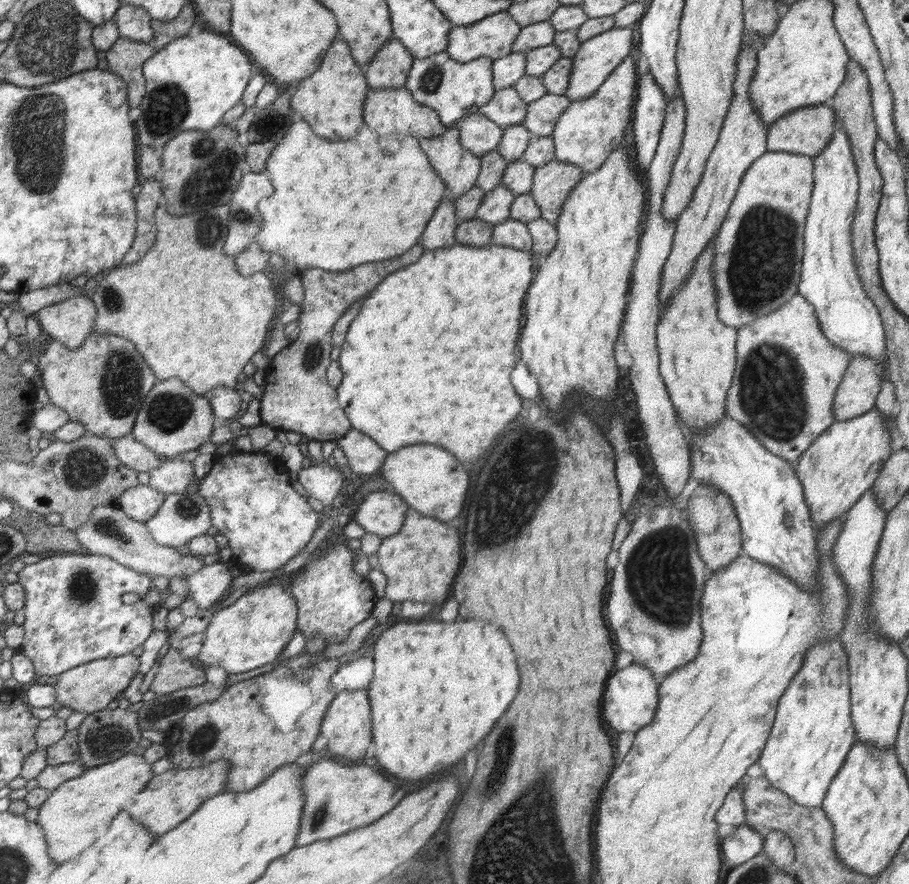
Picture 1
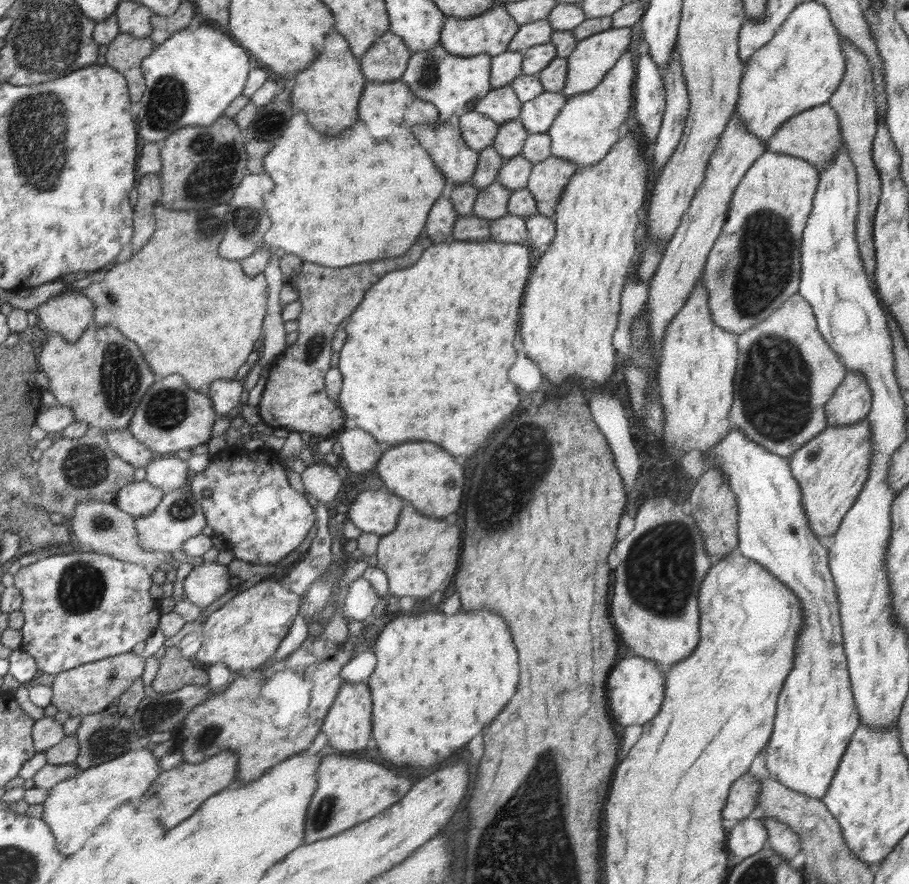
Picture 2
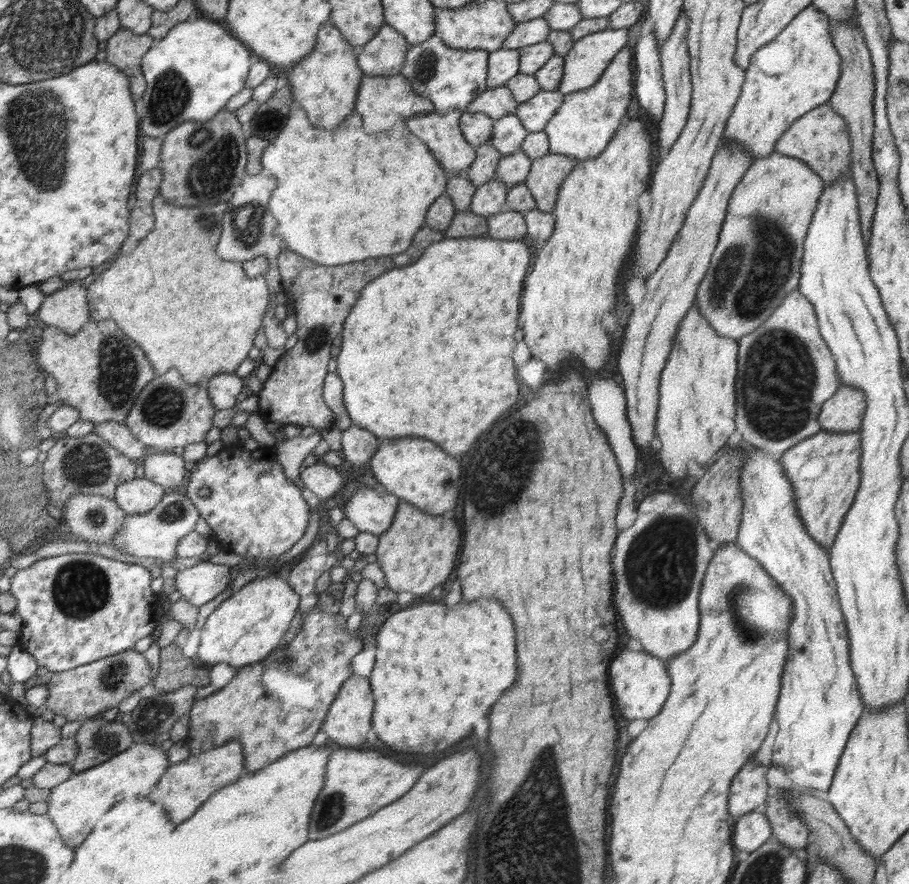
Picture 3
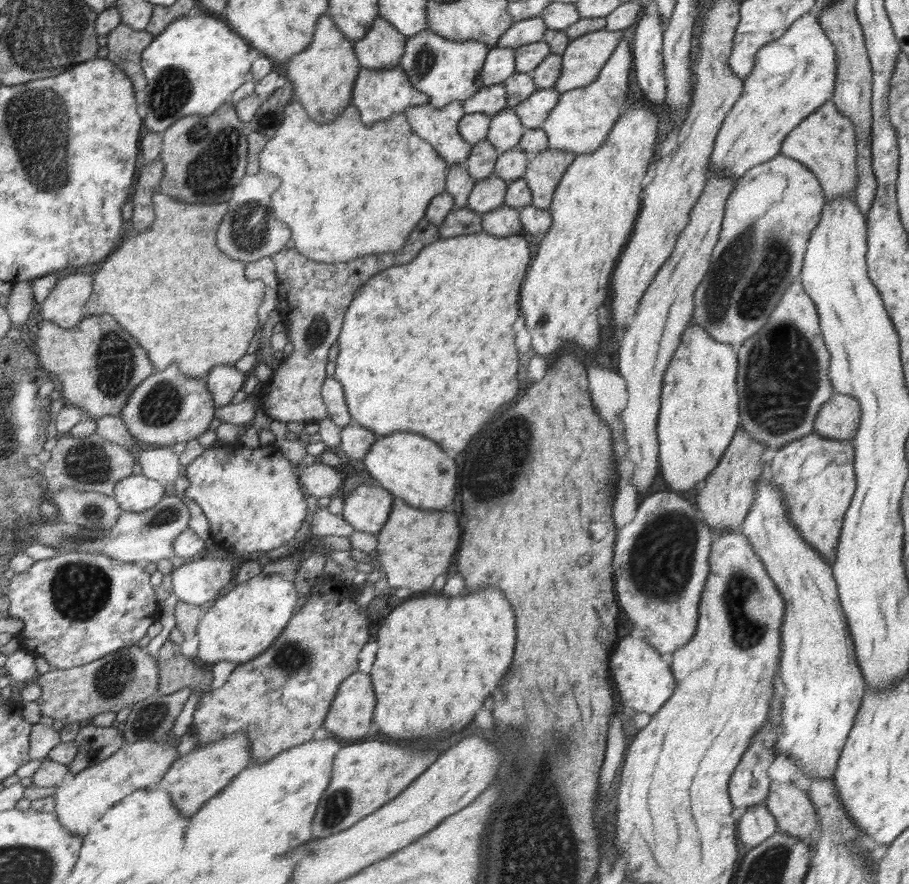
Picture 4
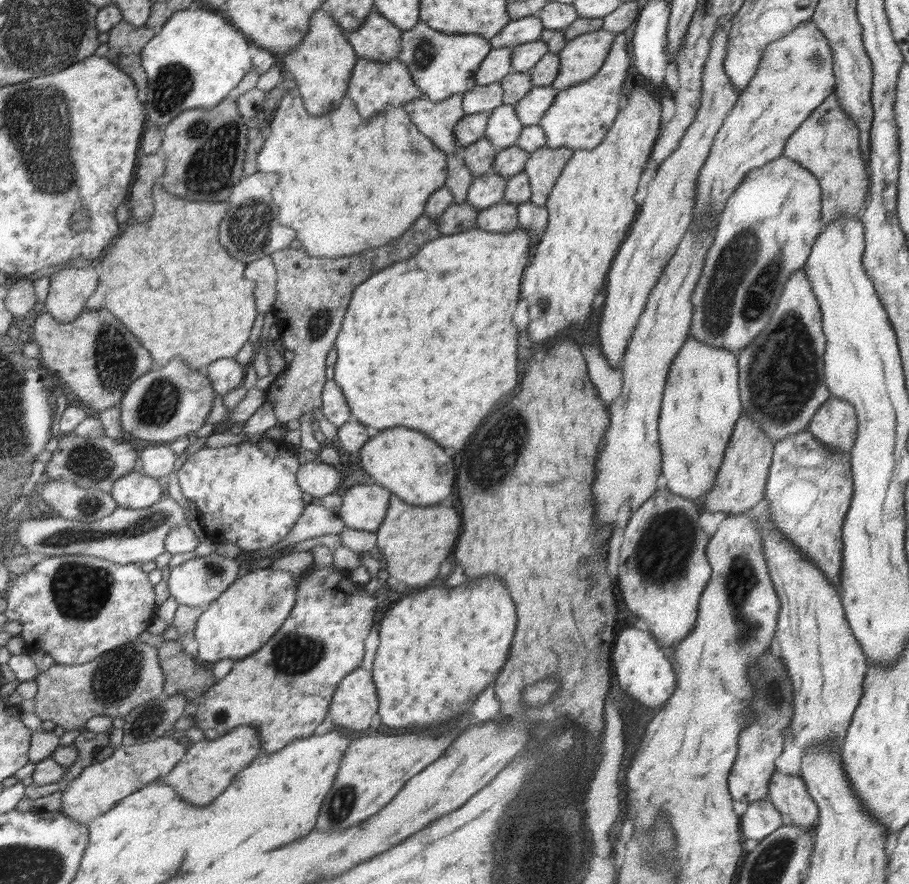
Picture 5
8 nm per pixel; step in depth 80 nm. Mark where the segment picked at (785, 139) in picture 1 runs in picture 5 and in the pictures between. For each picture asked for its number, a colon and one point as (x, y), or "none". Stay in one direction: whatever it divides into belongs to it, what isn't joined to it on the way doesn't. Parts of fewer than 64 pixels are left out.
2: (814, 135)
3: (820, 138)
4: (825, 142)
5: (827, 143)

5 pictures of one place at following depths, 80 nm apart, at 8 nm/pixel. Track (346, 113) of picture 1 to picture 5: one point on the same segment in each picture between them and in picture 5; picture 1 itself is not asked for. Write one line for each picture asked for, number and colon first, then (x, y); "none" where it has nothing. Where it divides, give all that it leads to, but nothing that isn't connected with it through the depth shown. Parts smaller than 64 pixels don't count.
2: (329, 92)
3: (325, 84)
4: (324, 75)
5: (321, 65)

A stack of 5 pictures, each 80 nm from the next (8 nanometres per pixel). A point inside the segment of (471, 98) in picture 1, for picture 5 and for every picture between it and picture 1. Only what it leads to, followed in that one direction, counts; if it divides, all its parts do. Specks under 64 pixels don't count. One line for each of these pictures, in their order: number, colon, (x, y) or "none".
2: (455, 84)
3: (451, 78)
4: (448, 71)
5: (443, 64)

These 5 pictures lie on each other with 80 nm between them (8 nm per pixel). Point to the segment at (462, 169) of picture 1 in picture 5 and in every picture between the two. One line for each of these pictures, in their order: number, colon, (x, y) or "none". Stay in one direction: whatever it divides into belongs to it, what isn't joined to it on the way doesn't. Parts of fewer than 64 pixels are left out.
2: (443, 140)
3: (442, 132)
4: (440, 126)
5: (438, 120)

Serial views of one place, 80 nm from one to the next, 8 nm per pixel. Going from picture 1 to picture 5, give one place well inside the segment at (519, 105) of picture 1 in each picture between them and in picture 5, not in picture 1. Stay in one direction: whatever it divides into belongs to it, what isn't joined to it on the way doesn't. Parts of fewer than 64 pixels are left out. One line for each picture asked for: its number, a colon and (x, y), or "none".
2: (502, 105)
3: (497, 102)
4: (491, 100)
5: (479, 99)

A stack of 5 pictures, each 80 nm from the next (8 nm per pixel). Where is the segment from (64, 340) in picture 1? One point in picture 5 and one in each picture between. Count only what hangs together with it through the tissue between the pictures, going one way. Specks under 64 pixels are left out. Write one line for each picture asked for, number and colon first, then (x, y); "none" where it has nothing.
2: (70, 315)
3: (68, 309)
4: (65, 306)
5: (70, 289)

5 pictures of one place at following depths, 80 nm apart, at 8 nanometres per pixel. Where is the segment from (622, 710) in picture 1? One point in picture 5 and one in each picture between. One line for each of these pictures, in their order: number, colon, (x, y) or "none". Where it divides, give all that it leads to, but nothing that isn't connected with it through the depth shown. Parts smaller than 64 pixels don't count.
2: (637, 685)
3: (641, 682)
4: (645, 682)
5: (642, 671)

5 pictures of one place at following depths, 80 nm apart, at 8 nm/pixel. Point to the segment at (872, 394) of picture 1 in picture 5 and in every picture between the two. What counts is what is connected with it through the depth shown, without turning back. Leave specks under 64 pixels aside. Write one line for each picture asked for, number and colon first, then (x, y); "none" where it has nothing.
2: (851, 402)
3: (843, 412)
4: (838, 419)
5: (835, 423)

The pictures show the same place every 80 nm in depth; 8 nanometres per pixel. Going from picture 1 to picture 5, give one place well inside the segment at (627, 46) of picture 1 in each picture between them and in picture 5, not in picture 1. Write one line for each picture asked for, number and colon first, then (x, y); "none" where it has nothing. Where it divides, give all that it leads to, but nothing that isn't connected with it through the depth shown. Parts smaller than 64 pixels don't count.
2: (586, 67)
3: (589, 56)
4: (584, 57)
5: (581, 58)

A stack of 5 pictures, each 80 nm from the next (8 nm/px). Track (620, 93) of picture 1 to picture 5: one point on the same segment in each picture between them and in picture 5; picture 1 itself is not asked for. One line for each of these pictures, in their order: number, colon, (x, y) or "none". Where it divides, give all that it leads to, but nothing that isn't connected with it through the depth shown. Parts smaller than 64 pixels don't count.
2: (585, 129)
3: (584, 123)
4: (580, 121)
5: (580, 116)

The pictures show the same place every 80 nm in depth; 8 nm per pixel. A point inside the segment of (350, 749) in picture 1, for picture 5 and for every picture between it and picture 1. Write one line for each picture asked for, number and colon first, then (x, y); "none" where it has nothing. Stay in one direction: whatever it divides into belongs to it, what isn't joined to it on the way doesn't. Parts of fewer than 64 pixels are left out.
2: (348, 727)
3: (349, 721)
4: (351, 717)
5: (356, 703)

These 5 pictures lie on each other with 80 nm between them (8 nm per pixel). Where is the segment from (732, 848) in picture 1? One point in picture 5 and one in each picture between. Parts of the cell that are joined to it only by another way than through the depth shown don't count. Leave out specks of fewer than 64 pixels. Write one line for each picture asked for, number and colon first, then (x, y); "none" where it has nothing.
2: (749, 836)
3: (751, 831)
4: (757, 824)
5: (761, 818)

